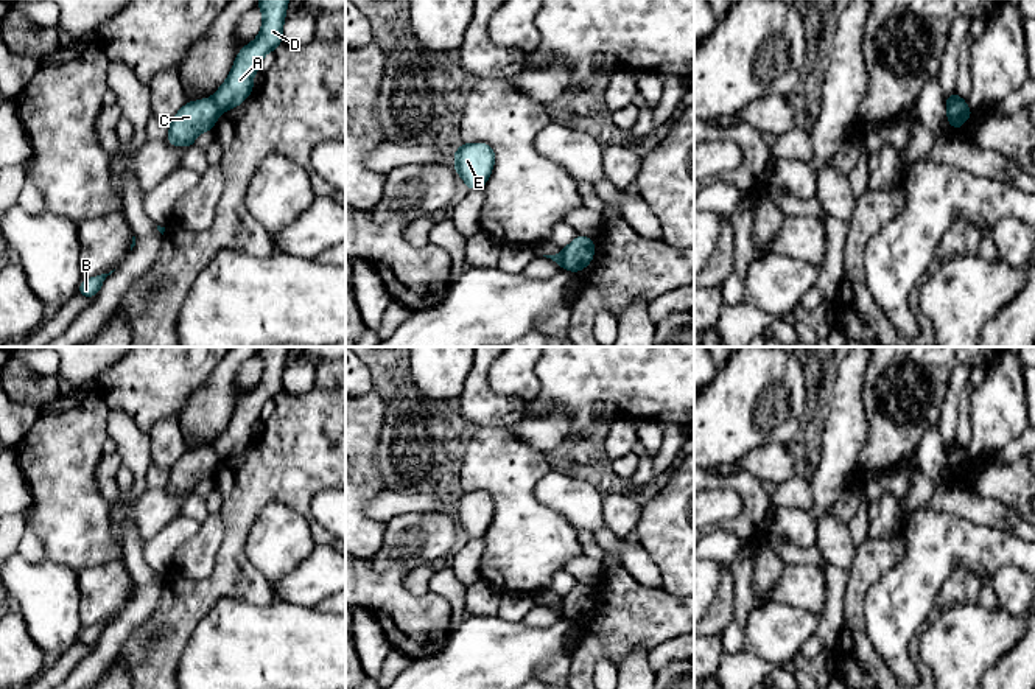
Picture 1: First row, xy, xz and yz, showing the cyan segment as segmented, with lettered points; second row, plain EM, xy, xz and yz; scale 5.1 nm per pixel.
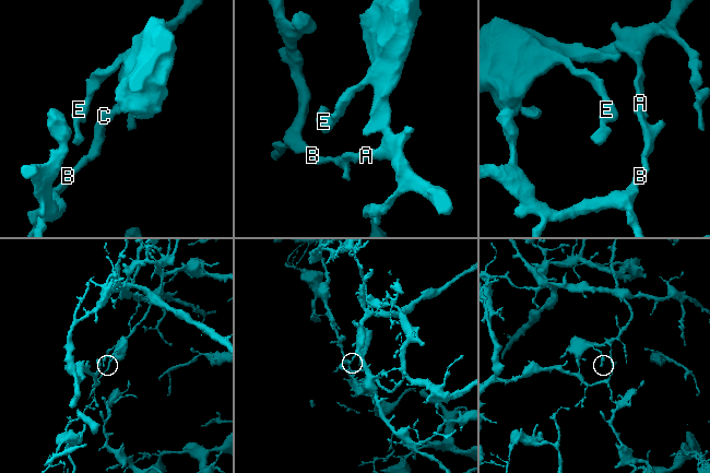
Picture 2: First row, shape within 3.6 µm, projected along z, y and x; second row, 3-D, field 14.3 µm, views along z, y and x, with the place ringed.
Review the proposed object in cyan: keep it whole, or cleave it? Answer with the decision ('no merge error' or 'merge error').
merge error

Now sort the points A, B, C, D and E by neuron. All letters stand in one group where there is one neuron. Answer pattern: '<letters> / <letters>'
A D E / B C

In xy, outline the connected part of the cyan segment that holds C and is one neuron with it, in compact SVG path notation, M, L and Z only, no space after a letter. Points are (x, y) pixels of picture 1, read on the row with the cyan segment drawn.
M213 98L185 103L184 107L170 118L168 143L190 148L201 132L213 131L219 115L221 110Z

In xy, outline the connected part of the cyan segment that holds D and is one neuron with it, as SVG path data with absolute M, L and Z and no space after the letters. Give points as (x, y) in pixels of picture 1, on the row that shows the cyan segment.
M258 0L263 23L255 40L244 45L224 84L213 93L213 101L221 112L243 104L254 90L252 78L260 72L263 56L282 44L282 28L289 0Z

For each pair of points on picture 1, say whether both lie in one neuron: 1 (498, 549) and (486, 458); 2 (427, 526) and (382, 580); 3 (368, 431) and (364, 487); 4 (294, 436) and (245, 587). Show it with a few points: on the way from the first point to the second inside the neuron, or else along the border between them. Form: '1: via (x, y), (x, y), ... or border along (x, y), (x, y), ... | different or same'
1: via (506, 526), (506, 481) | same
2: via (413, 540), (391, 559), (389, 566) | same
3: via (364, 445), (364, 473) | same
4: via (265, 473), (242, 498), (235, 529), (235, 549) | same

